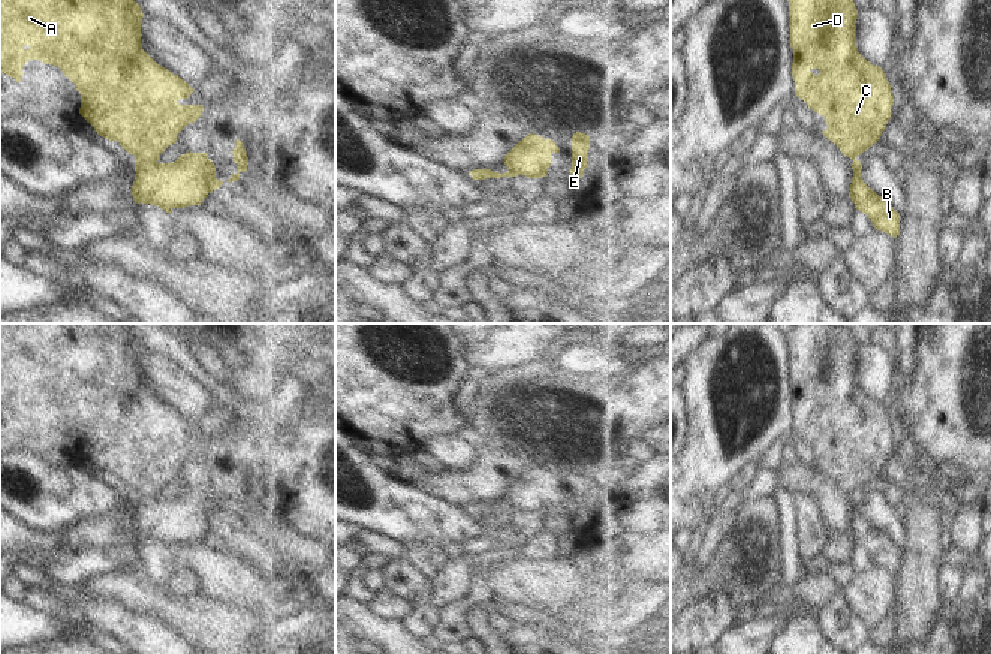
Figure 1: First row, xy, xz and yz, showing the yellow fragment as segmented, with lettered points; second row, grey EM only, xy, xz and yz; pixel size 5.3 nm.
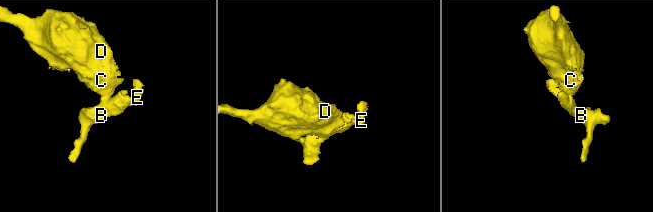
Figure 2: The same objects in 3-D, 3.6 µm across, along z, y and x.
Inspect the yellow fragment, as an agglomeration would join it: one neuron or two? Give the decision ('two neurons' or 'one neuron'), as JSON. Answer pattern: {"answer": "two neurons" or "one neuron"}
{"answer": "two neurons"}

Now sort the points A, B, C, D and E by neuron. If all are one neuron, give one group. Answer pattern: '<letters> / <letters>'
A C D / B E

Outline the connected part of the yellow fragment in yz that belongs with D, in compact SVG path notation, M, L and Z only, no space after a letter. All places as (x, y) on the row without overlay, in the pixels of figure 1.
M795 323L789 337L795 428L828 459L823 471L855 495L876 479L894 440L891 421L880 401L867 397L856 382L858 346L846 323Z

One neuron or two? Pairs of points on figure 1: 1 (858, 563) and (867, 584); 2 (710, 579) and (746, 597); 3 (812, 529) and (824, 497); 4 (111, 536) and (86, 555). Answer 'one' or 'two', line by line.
1: two
2: one
3: two
4: two

